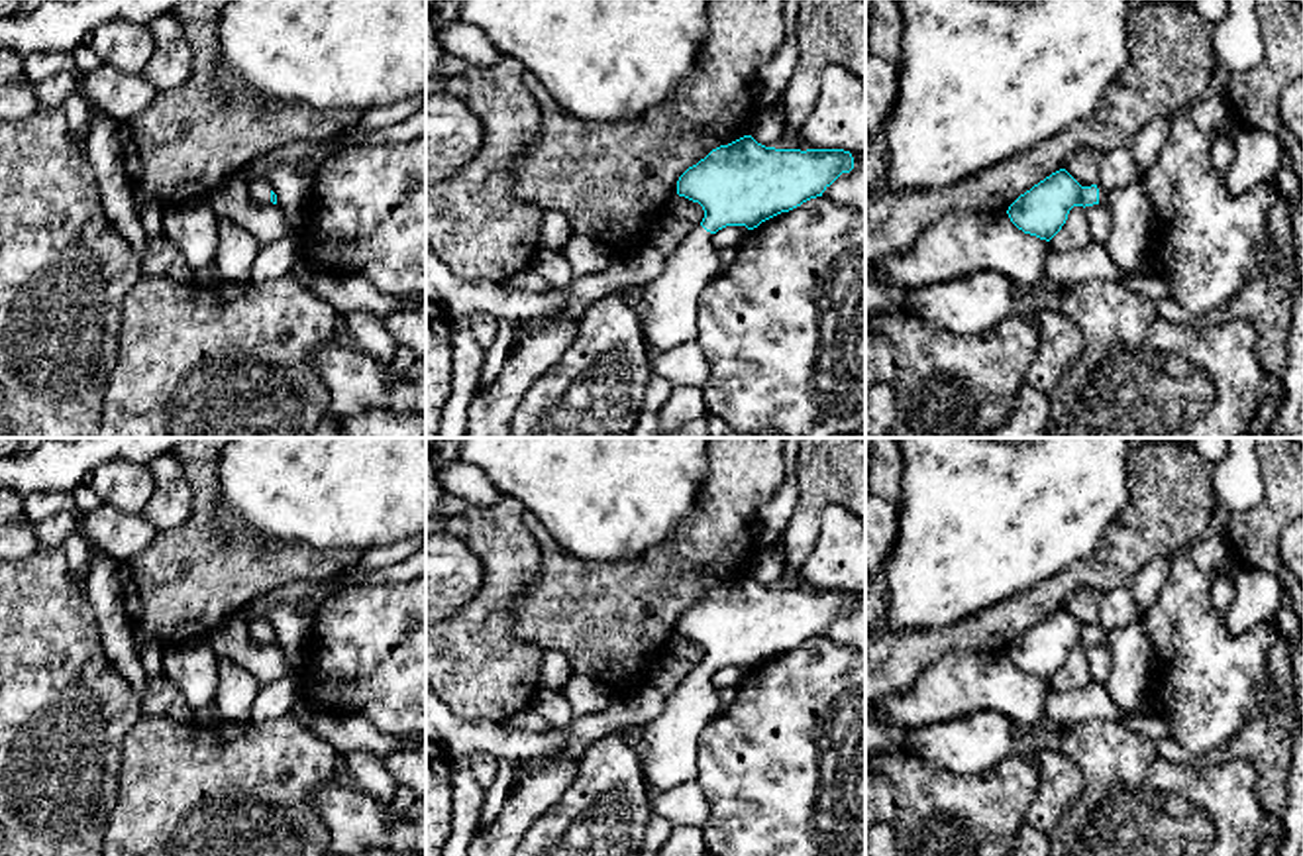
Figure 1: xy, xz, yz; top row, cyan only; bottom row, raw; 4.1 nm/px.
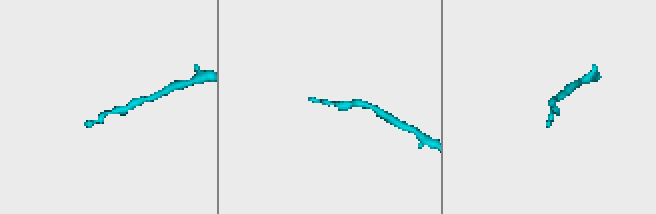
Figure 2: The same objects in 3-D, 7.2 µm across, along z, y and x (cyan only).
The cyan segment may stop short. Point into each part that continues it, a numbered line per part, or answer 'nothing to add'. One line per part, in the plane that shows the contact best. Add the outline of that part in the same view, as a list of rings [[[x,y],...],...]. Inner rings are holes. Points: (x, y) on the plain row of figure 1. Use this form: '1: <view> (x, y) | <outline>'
1: yz (1135, 660) | [[[1130,622],[1122,628],[1099,628],[1099,644],[1113,652],[1113,668],[1105,683],[1113,701],[1132,713],[1140,695],[1152,685],[1158,656],[1144,622]]]

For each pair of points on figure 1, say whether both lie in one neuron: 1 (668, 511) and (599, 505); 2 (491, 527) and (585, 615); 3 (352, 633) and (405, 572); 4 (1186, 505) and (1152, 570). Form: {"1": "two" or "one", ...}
{"1": "one", "2": "two", "3": "two", "4": "two"}

